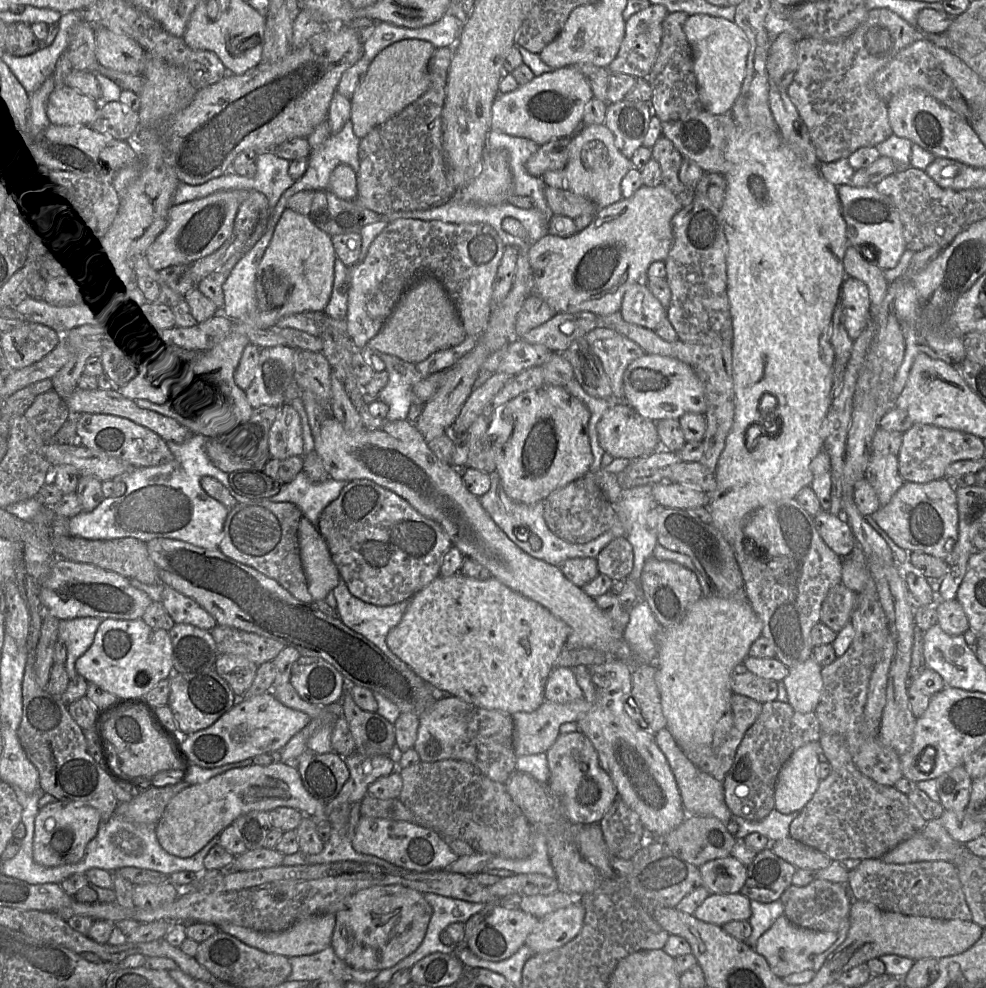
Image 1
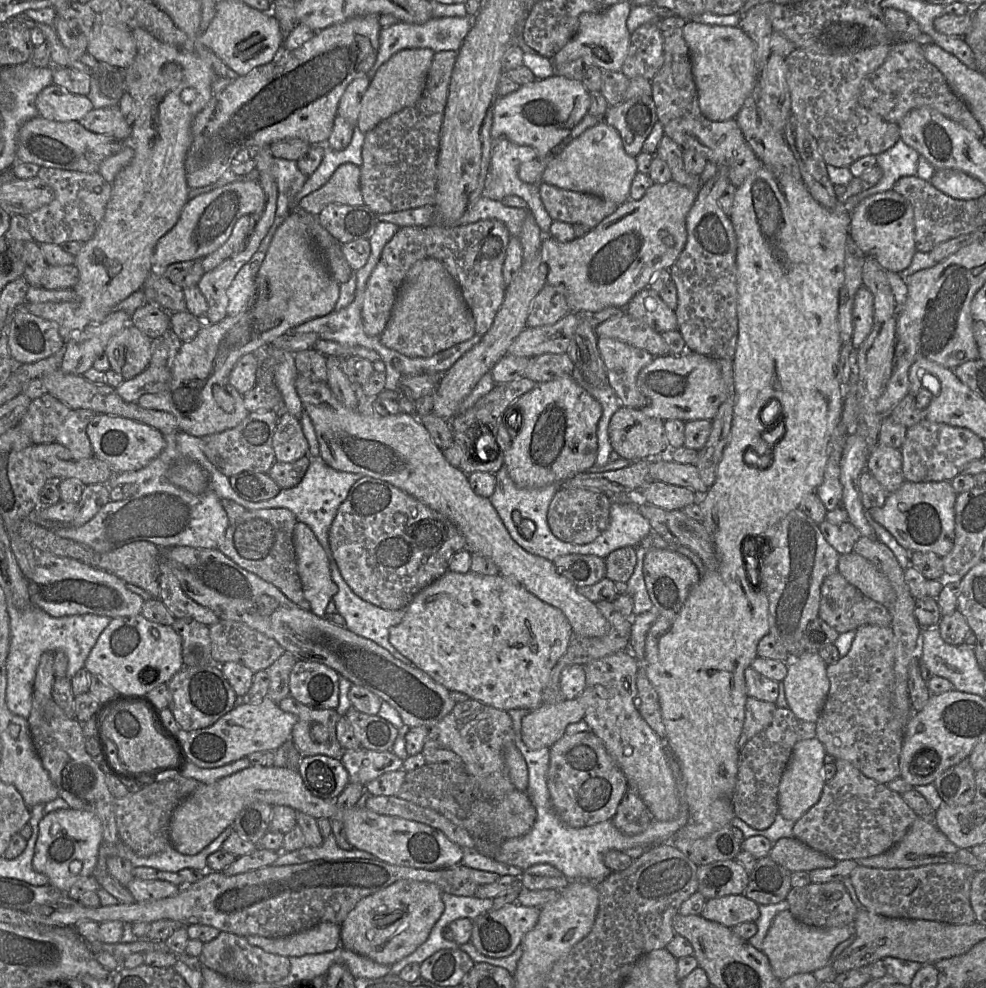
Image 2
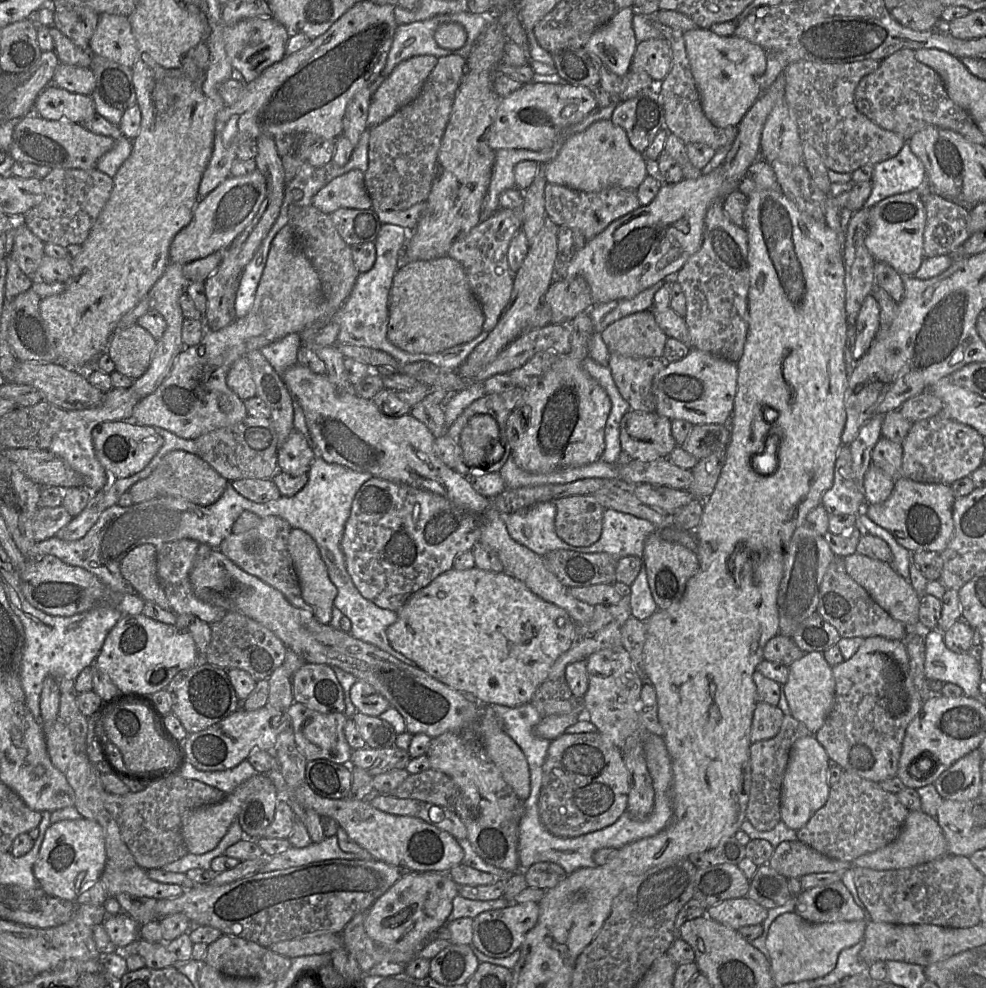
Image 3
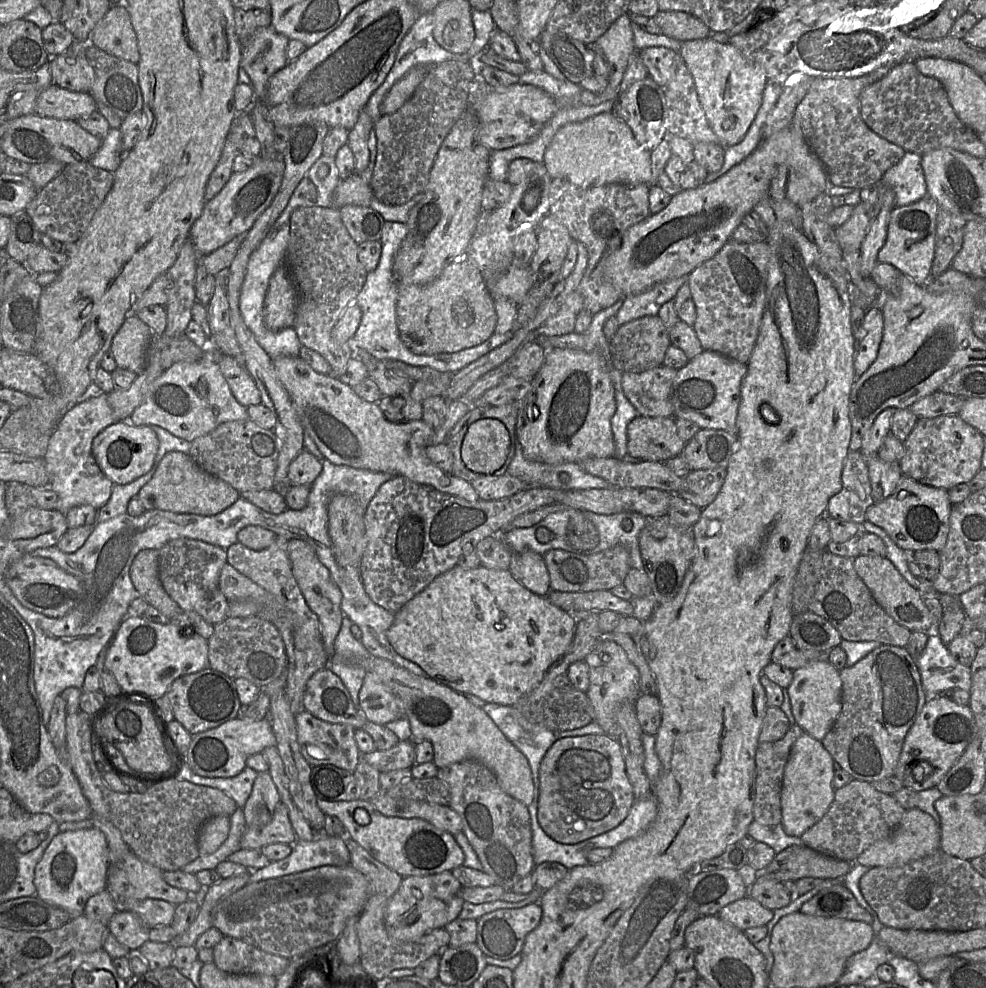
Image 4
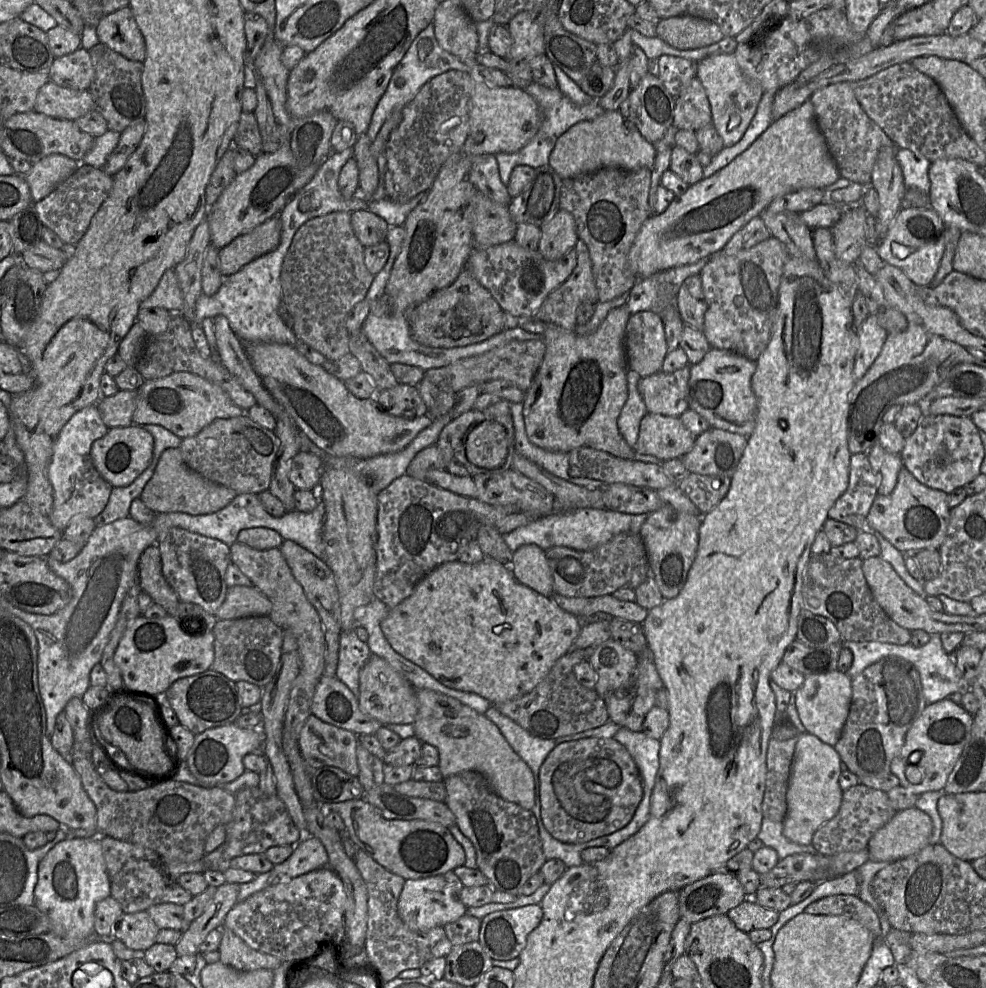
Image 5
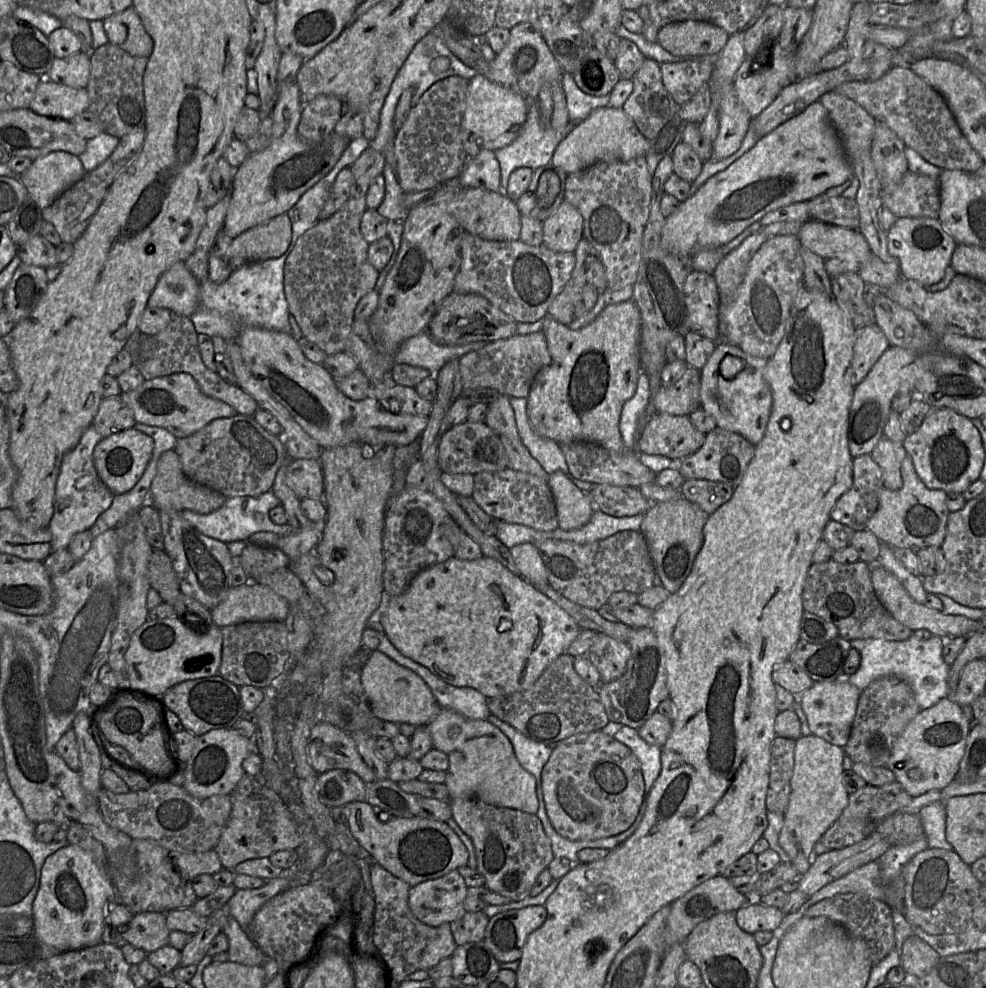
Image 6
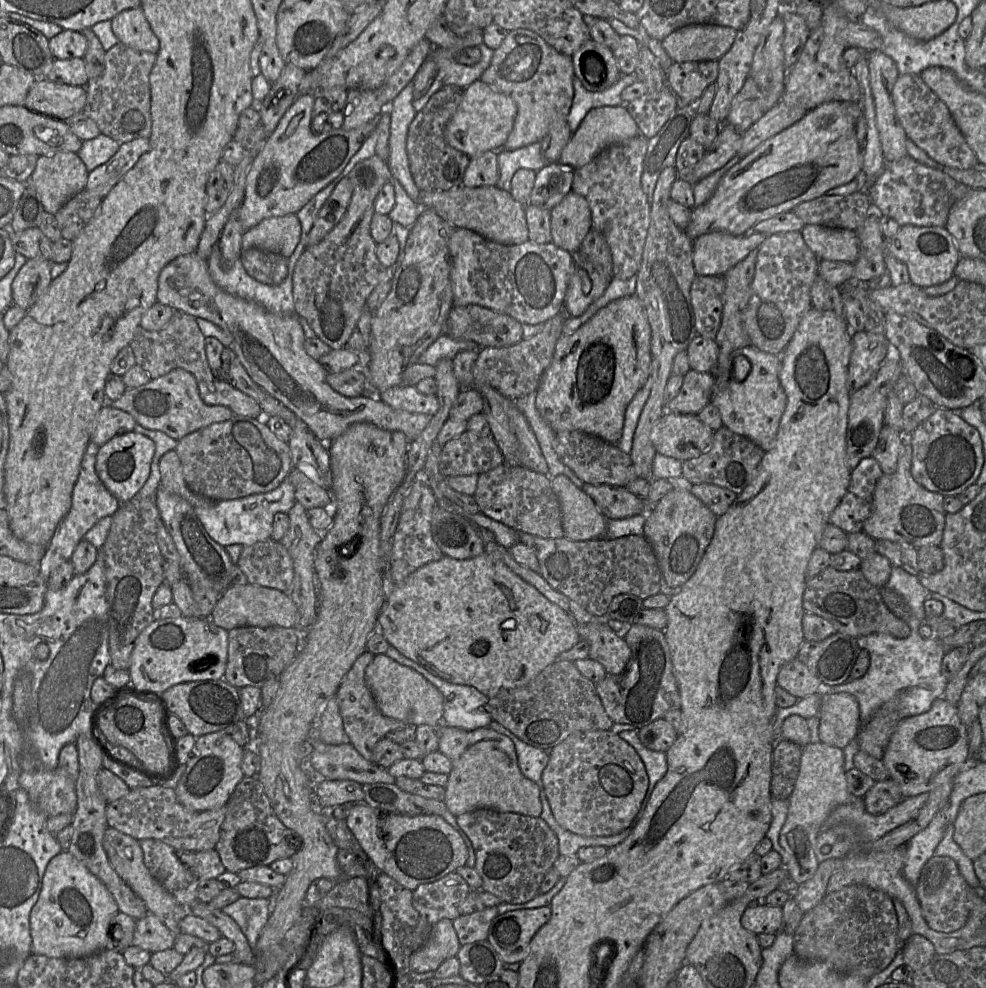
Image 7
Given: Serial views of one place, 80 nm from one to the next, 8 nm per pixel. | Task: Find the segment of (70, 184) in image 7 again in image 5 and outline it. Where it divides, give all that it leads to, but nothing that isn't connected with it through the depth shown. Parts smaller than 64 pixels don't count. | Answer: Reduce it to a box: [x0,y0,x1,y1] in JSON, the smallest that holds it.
[24,154,79,203]

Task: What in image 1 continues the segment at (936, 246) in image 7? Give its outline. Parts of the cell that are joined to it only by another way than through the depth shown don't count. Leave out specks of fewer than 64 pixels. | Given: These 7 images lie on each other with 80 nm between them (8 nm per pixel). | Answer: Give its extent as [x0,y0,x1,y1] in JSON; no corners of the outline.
[837,185,906,270]

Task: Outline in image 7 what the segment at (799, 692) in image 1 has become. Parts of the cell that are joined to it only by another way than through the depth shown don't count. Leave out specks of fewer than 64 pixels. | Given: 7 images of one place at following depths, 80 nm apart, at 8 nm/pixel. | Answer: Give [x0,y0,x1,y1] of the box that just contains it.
[817,693,861,749]

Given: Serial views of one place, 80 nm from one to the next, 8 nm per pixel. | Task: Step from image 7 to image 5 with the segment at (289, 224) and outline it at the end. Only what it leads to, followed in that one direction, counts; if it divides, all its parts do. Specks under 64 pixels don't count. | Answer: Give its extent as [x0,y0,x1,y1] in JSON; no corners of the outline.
[218,215,281,276]

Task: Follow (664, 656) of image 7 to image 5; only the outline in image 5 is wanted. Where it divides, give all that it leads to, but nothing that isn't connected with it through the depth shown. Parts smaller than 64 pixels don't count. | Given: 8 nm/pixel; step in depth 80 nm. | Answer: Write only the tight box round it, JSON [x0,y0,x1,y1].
[603,646,663,732]

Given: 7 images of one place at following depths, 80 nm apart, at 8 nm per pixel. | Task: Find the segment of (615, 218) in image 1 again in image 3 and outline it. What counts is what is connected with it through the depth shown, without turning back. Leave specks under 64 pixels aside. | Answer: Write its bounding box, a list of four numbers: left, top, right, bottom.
[555,166,724,305]

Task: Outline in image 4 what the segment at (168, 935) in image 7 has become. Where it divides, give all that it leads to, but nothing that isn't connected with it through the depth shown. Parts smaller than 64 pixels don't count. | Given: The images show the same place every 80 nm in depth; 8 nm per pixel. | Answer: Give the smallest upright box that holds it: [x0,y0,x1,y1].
[107,911,150,950]

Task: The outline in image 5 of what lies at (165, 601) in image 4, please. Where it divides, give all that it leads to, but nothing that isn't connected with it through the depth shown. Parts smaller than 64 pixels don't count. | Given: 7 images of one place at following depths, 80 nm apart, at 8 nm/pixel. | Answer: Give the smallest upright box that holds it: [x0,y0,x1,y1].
[138,544,180,616]

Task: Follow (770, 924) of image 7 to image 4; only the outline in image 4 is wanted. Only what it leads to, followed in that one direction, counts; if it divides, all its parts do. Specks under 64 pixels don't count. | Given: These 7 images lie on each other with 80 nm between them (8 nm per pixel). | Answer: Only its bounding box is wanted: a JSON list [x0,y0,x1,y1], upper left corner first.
[718,896,773,931]

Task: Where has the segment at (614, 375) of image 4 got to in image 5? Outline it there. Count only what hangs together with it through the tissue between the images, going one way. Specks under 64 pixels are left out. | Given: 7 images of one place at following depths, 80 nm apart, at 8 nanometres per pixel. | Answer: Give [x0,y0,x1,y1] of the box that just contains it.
[617,371,648,448]

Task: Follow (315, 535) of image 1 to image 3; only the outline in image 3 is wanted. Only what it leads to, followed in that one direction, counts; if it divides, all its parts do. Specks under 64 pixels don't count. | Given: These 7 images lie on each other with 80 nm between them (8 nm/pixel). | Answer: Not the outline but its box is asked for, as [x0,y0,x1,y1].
[288,529,338,625]

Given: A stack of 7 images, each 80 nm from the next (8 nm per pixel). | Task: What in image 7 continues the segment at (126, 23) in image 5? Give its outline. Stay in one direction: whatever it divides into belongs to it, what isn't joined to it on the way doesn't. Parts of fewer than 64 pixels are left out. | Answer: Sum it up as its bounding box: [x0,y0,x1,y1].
[111,7,159,54]

